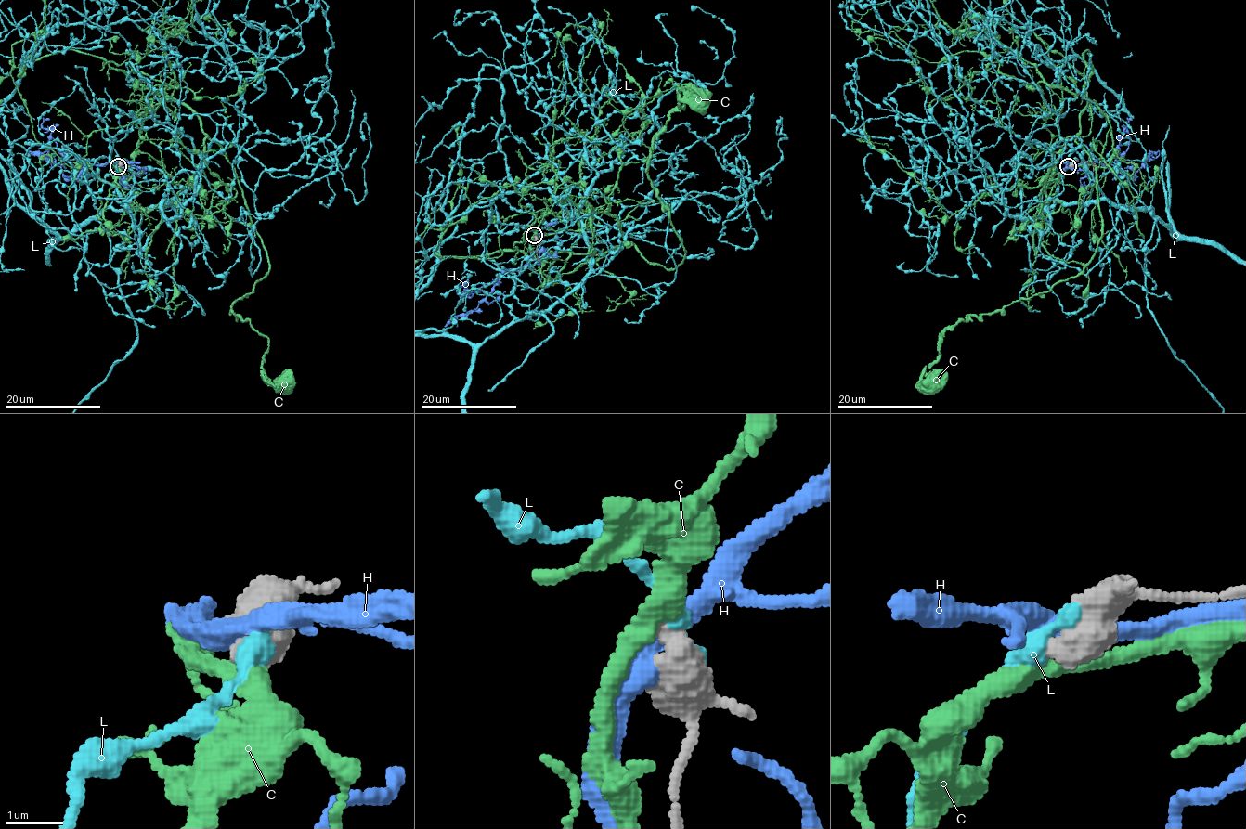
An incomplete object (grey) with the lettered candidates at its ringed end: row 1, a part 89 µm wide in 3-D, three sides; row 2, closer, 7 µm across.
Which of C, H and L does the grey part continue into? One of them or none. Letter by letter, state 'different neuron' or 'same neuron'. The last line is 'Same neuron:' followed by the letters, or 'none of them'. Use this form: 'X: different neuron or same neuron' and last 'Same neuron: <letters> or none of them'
C: different neuron
H: different neuron
L: different neuron
Same neuron: none of them

